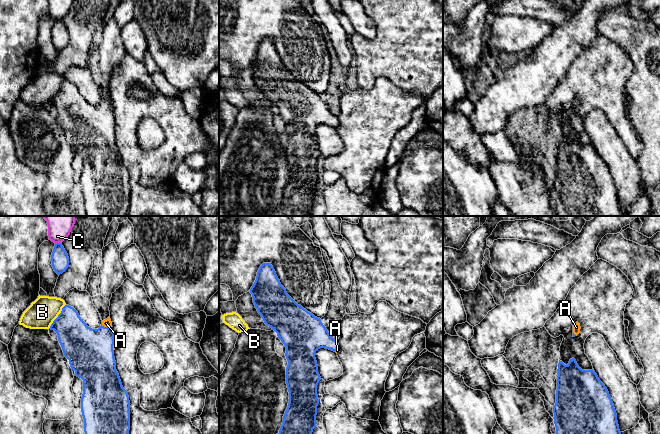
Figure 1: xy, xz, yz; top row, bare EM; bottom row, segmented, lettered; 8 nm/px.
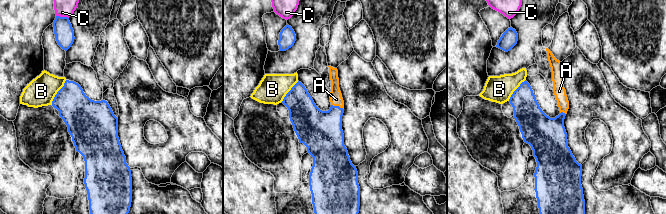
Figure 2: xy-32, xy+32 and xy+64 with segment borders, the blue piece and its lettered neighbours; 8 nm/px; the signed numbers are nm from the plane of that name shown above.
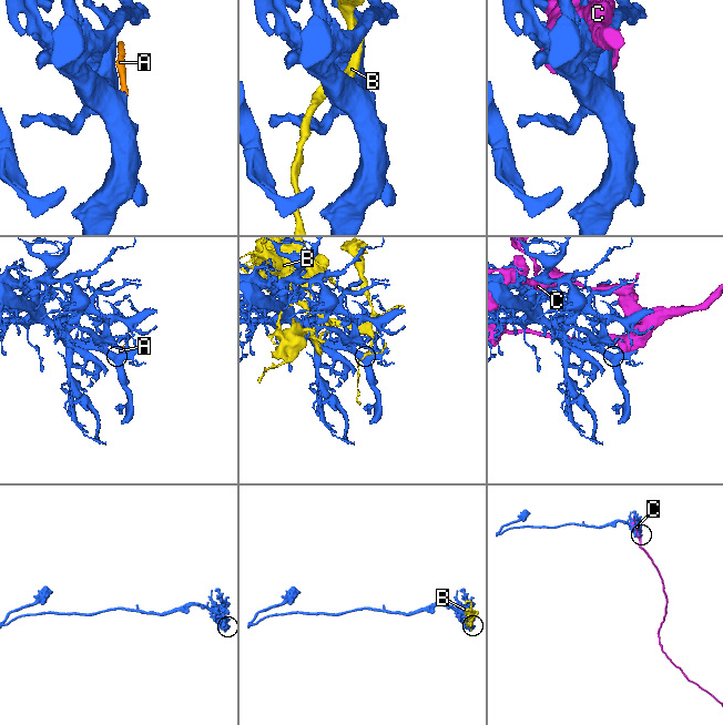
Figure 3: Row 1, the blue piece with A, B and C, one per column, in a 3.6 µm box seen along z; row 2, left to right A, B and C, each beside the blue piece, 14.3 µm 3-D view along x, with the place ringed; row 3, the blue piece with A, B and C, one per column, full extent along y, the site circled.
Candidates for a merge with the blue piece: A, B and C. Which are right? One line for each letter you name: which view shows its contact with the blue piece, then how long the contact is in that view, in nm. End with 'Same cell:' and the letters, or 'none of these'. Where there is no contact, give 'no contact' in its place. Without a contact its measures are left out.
A: contact in xy; length 90 nm
Same cell: A

